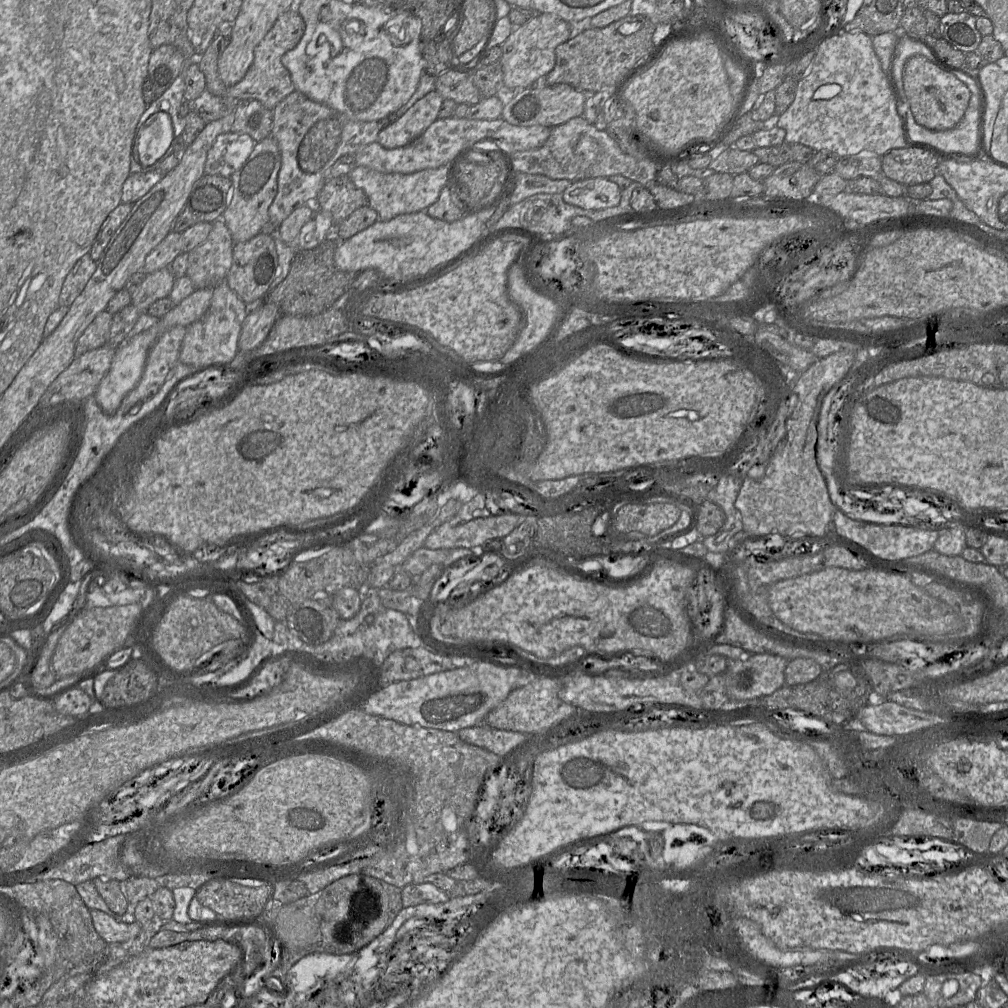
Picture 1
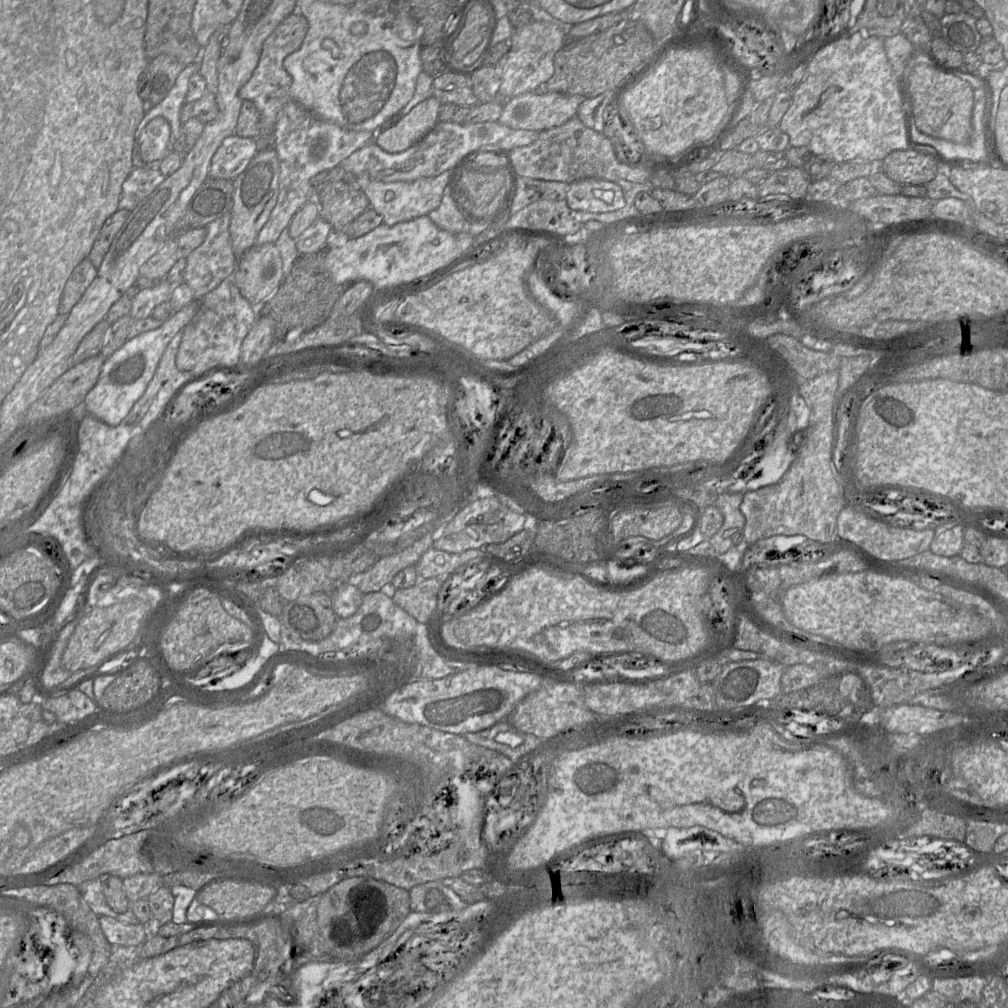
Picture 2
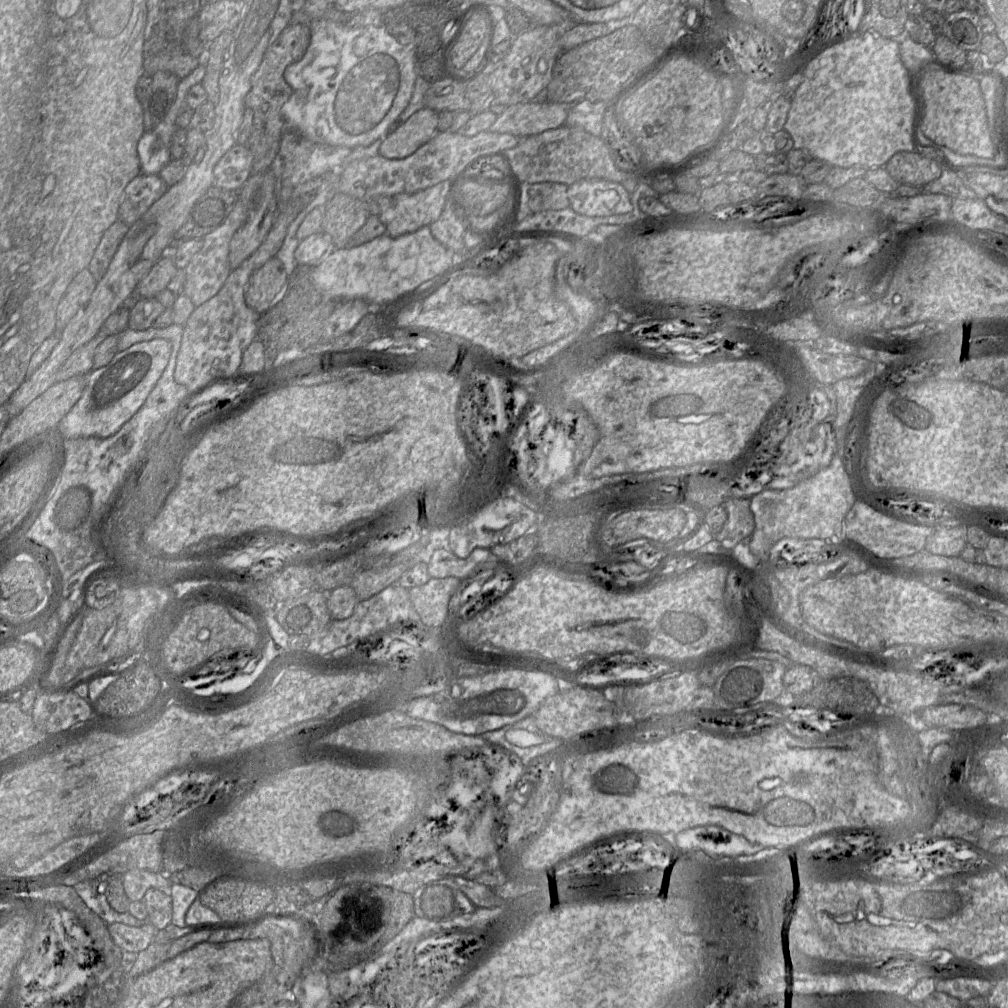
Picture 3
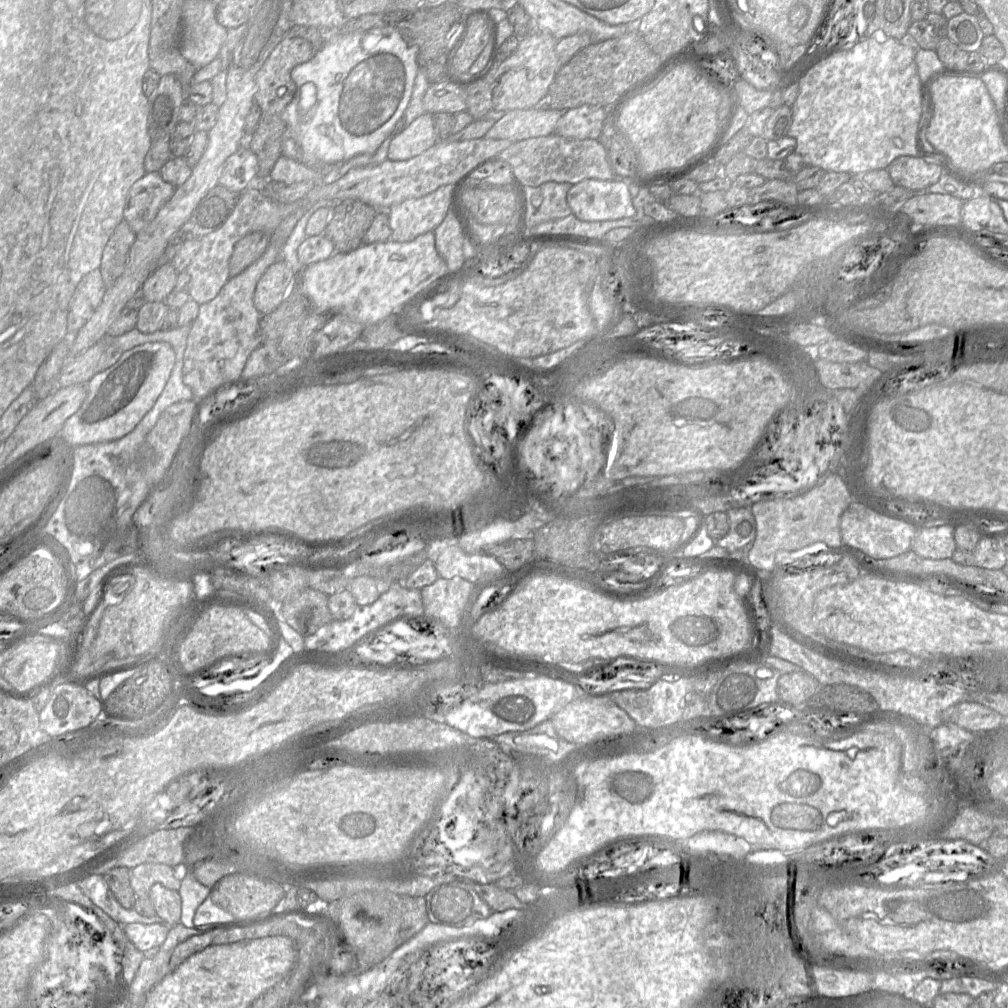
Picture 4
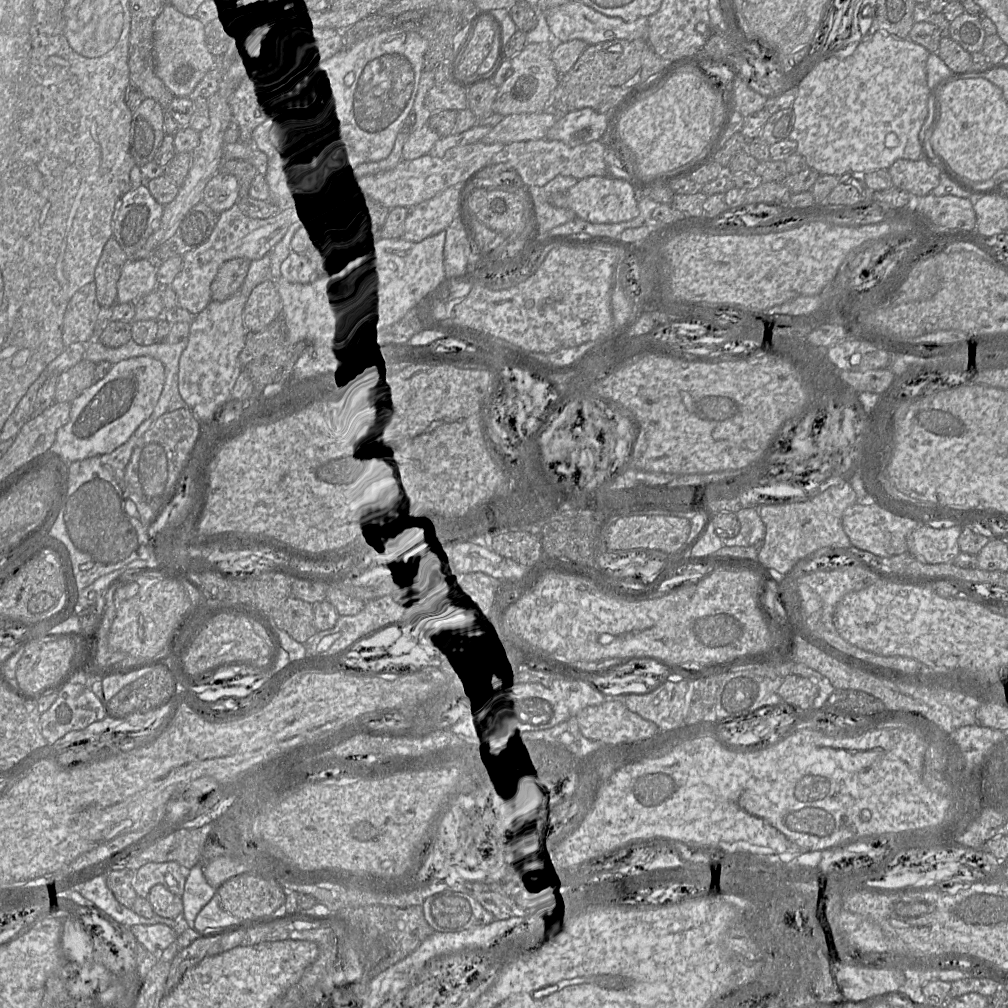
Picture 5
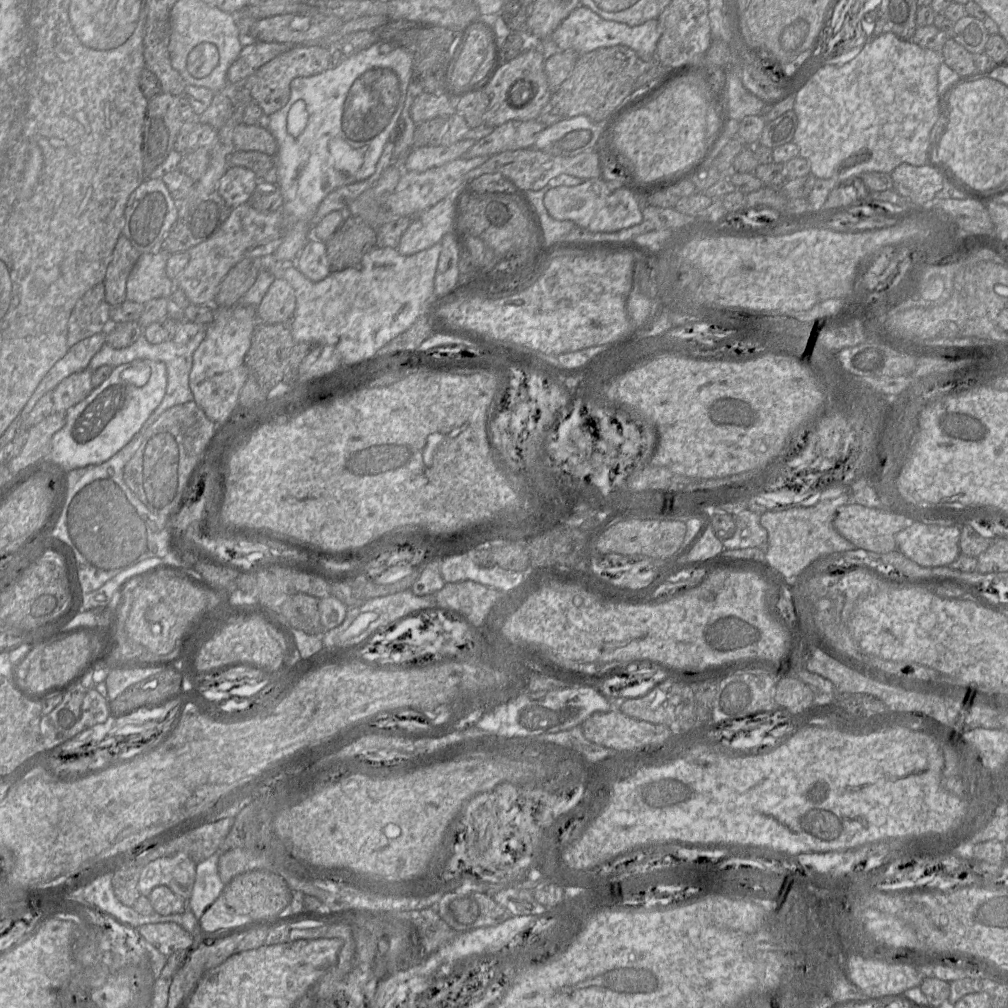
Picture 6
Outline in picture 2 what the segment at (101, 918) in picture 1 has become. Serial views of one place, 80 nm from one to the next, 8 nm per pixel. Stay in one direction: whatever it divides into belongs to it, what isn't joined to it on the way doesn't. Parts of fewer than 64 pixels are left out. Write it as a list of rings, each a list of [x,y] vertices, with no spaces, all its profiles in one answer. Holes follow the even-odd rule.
[[[109,916],[99,917],[100,927],[111,945],[135,946],[146,941],[144,924],[124,924]]]

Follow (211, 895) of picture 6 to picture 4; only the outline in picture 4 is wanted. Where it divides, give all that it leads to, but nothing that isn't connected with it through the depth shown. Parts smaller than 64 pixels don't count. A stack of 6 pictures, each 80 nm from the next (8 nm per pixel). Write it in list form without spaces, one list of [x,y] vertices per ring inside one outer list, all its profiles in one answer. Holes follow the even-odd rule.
[[[188,871],[181,881],[179,895],[182,901],[181,916],[179,923],[188,928],[193,928],[194,915],[200,904],[209,896],[210,891],[216,888],[212,885],[210,888],[201,884],[193,875],[192,871]]]

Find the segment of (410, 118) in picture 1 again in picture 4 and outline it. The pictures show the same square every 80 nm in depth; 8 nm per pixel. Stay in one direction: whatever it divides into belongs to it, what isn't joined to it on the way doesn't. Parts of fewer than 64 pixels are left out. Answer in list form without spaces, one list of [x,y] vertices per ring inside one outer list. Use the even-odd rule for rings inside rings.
[[[425,112],[393,138],[388,159],[404,161],[413,158],[432,147],[438,139],[433,114]]]

